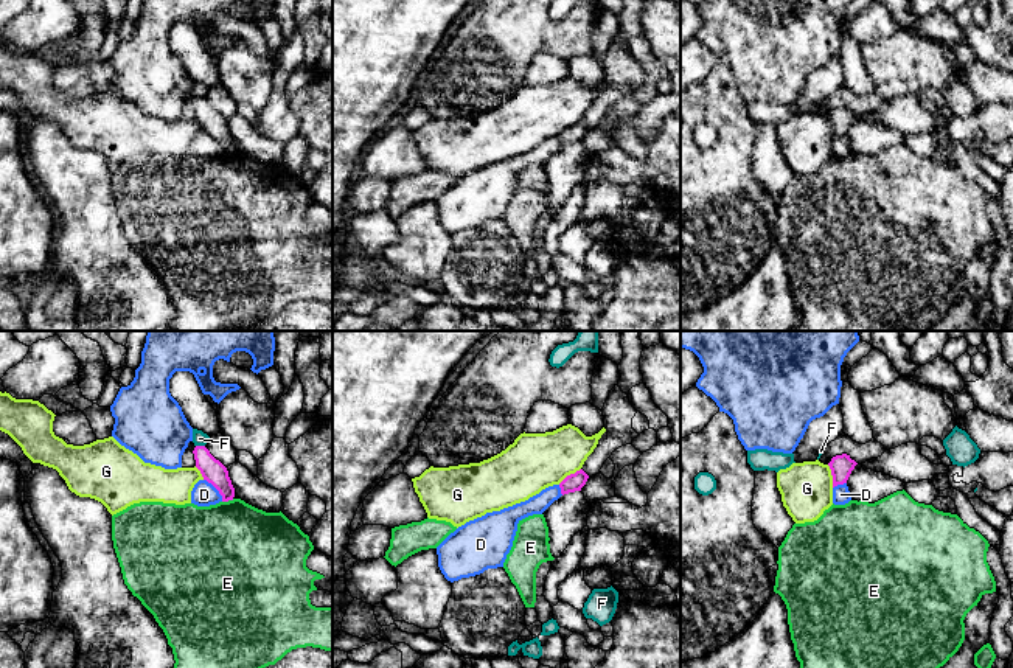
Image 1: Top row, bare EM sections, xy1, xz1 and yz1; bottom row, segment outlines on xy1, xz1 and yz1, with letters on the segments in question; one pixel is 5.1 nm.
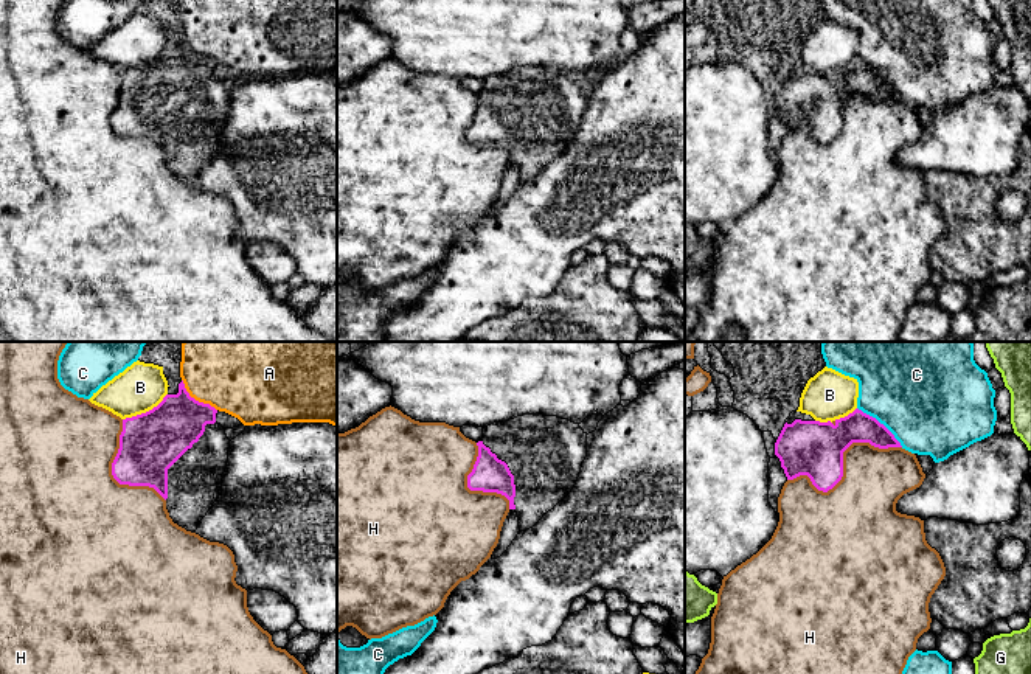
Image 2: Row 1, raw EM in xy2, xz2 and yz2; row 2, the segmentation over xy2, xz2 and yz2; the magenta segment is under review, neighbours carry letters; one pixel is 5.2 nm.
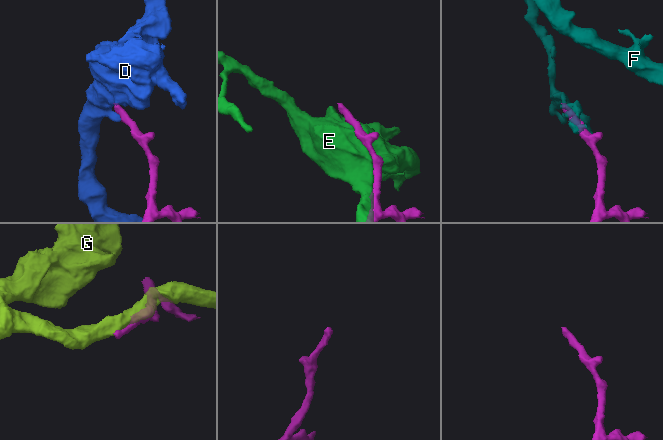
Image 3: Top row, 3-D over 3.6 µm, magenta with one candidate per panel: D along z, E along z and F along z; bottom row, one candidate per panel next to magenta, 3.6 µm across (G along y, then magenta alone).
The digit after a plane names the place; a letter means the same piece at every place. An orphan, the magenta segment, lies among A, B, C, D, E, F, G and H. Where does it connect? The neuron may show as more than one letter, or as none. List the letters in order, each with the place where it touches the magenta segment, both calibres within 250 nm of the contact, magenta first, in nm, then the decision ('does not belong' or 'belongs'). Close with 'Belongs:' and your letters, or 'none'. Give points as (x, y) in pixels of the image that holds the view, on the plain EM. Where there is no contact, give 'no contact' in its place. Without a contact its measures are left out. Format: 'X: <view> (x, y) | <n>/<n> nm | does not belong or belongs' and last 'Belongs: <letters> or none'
A: xy2 (194, 52) | 300/360 nm | does not belong
B: xy2 (146, 64) | 320/240 nm | does not belong
C: yz2 (879, 75) | 160/480 nm | does not belong
D: xy1 (216, 140) | 120/130 nm | does not belong
E: xy1 (227, 153) | 120/500 nm | does not belong
F: xy1 (201, 98) | 120/80 nm | does not belong
G: yz1 (831, 126) | 120/280 nm | does not belong
H: yz2 (842, 117) | 280/360 nm | does not belong
Belongs: none

